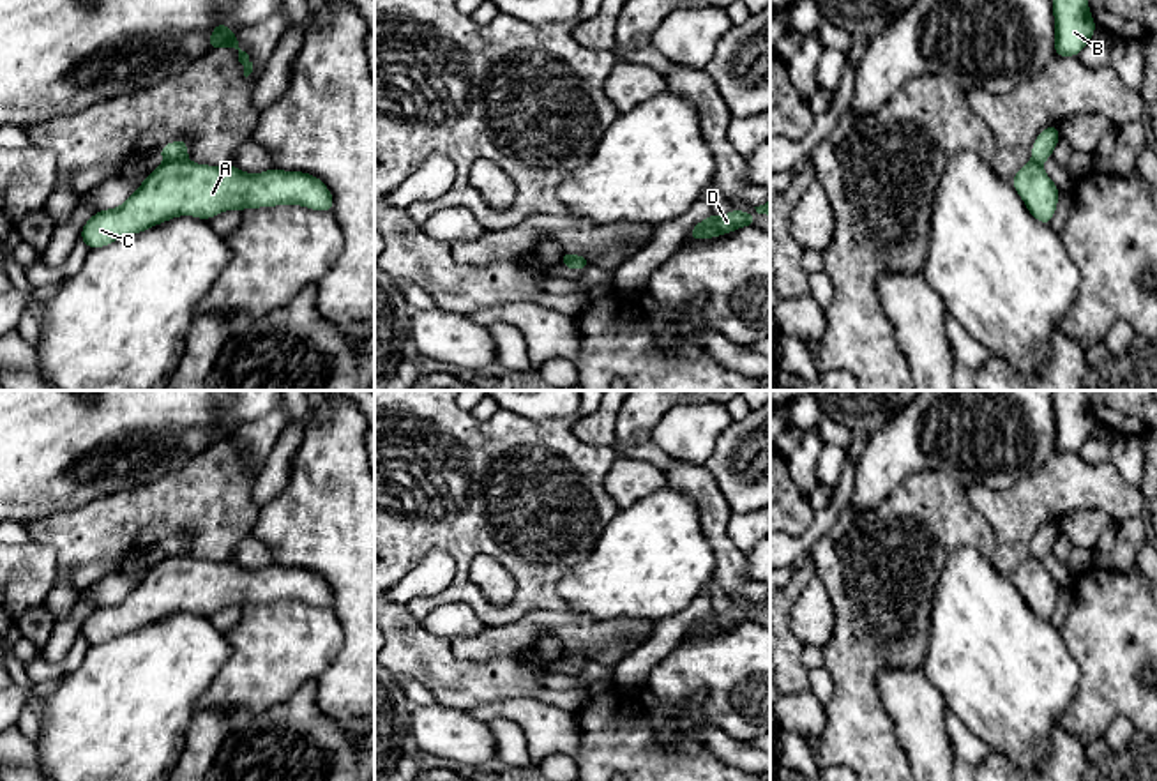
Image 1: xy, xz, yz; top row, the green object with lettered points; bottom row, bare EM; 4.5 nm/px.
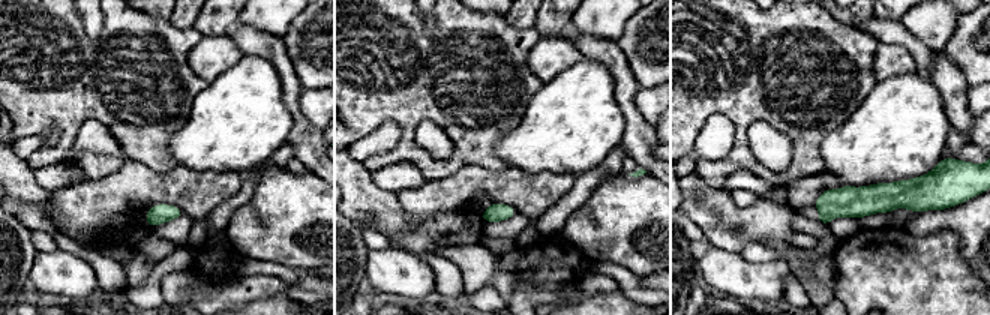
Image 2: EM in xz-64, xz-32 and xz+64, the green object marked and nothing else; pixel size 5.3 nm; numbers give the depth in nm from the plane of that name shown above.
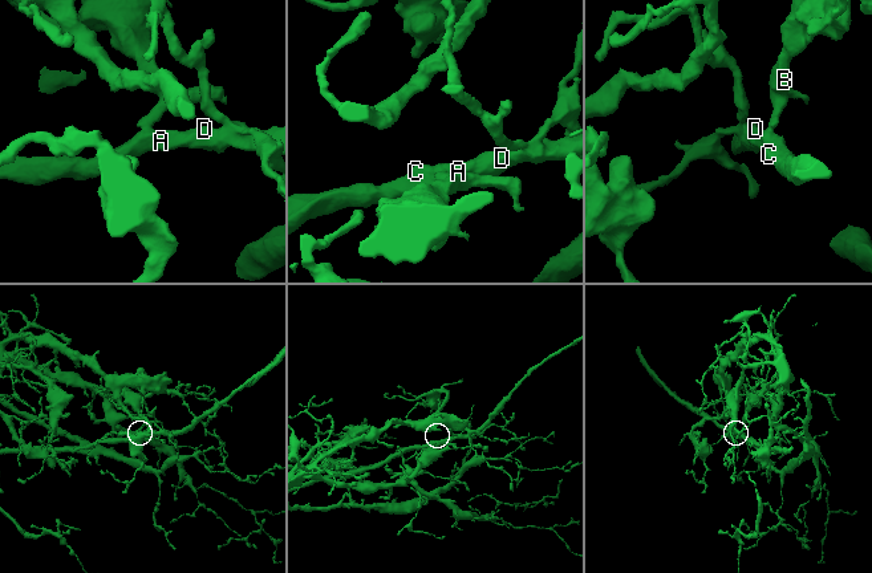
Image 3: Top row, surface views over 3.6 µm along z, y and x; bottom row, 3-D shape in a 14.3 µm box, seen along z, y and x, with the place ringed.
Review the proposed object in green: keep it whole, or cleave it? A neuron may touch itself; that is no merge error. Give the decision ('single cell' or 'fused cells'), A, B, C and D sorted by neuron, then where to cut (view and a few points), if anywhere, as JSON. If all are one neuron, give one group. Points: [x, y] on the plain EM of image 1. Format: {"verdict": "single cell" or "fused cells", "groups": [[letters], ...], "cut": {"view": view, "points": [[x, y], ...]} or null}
{"verdict": "fused cells", "groups": [["A", "C", "D"], ["B"]], "cut": {"view": "xz", "points": [[560, 654], [576, 654], [587, 661]]}}

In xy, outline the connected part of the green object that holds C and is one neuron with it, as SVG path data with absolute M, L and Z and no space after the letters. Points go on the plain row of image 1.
M164 557L120 603L95 608L79 634L88 645L97 645L178 611L208 617L231 604L242 608L277 601L332 608L334 592L321 574L306 567L270 564L246 569L233 560Z

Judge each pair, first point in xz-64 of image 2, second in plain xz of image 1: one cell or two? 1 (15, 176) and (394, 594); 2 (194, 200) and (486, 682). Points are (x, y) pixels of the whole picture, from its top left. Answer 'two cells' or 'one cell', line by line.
1: two cells
2: two cells

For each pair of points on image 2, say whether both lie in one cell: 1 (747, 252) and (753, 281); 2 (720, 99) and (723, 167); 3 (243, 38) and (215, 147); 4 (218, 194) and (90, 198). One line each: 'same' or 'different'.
1: different
2: same
3: different
4: same

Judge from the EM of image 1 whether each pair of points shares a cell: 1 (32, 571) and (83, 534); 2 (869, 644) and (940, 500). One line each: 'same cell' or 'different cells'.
1: different cells
2: same cell

